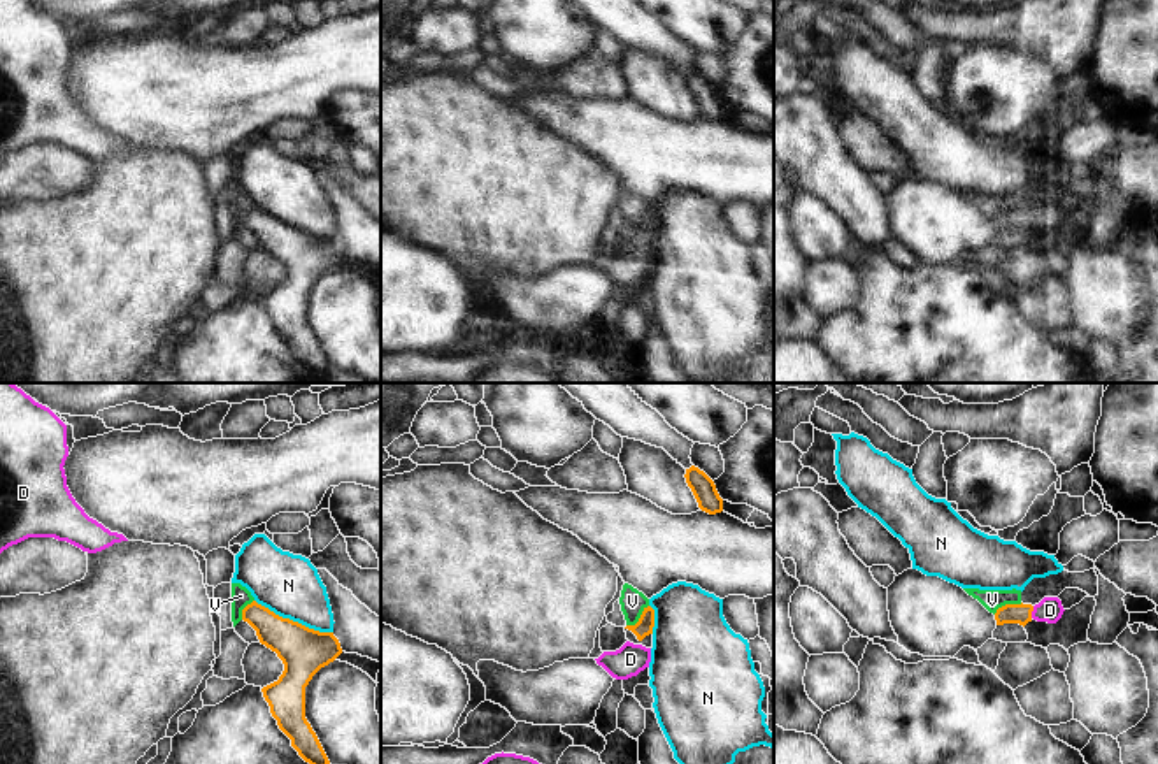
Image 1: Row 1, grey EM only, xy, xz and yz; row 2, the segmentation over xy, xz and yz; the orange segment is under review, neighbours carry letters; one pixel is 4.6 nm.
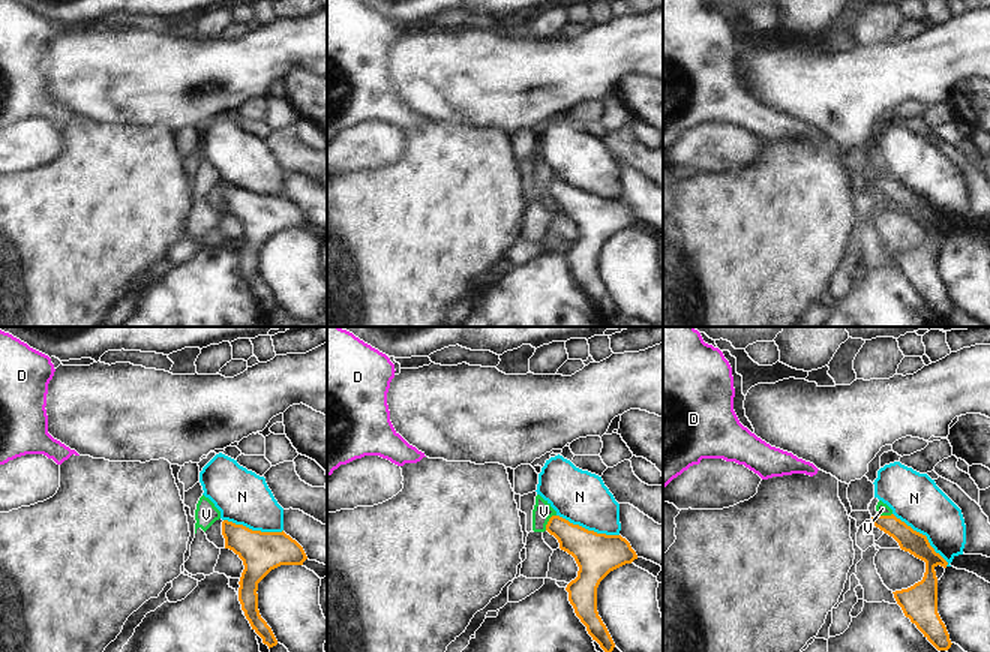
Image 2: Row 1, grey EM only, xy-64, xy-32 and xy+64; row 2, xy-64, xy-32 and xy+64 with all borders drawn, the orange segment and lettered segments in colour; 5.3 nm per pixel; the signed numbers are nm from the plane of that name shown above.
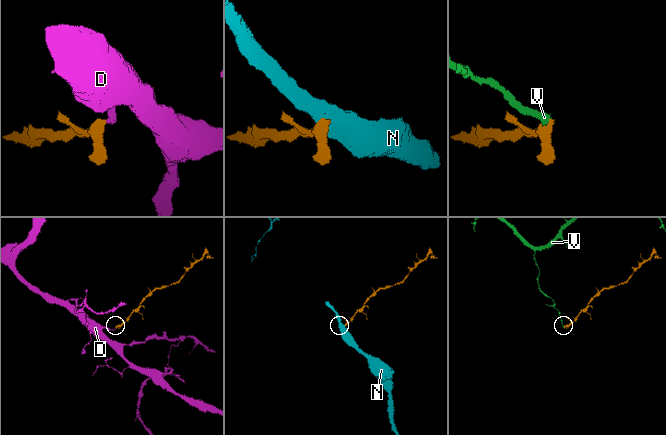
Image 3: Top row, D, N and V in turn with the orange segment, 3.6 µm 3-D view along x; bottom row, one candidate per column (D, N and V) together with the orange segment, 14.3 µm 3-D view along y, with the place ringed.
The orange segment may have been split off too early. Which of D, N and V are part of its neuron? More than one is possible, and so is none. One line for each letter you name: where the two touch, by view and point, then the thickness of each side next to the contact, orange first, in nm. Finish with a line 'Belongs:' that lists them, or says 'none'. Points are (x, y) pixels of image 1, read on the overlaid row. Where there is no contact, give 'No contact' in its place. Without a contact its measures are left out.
D: Touches orange at yz (1032, 610). Thickness 100 nm (orange) against 120 nm
Belongs: D.

